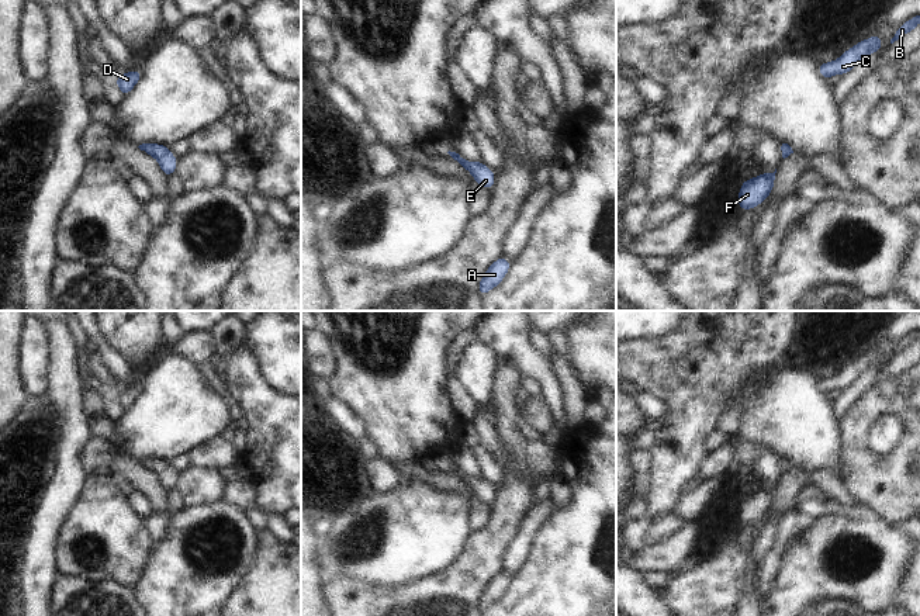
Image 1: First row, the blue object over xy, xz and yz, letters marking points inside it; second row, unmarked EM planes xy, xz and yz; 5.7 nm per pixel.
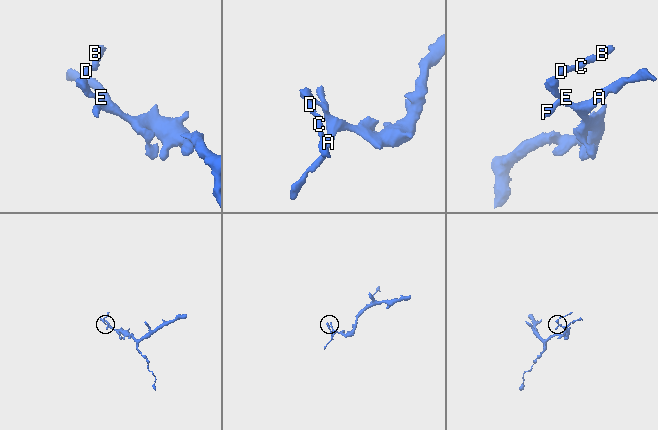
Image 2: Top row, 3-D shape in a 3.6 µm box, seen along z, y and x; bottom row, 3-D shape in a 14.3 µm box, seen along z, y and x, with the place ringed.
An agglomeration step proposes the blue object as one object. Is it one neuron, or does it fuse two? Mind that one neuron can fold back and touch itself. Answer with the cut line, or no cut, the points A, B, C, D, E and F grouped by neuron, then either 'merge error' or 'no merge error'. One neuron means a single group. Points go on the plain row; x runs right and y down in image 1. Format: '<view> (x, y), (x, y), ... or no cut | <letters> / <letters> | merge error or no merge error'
no cut | A B C D E F | no merge error

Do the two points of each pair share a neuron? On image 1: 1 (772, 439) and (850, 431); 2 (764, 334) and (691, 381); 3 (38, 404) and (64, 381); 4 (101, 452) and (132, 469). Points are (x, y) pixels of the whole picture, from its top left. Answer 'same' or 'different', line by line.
1: different
2: same
3: same
4: different

